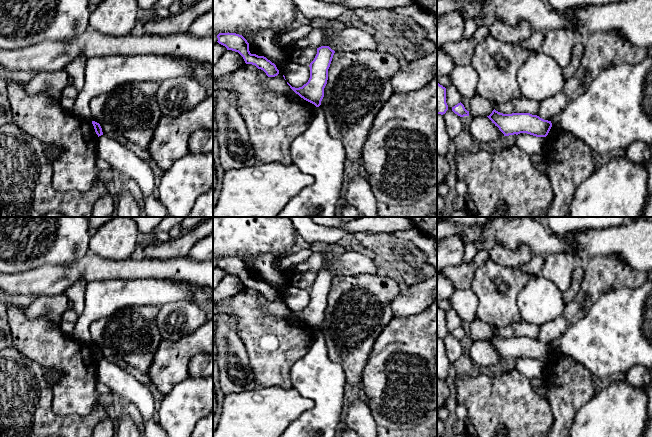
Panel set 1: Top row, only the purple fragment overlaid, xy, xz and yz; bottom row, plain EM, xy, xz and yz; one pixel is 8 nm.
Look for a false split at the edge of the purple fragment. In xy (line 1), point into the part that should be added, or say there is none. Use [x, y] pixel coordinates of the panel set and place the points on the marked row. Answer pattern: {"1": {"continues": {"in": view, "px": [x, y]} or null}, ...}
{"1": {"continues": null}}

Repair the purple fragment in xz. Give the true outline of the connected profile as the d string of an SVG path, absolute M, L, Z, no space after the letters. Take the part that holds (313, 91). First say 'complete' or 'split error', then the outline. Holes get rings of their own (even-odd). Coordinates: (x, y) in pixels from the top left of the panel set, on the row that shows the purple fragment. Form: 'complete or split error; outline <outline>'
complete; outline M321 46L321 47L317 48L317 54L314 58L314 60L309 65L310 78L309 78L308 82L299 88L292 87L287 82L287 84L296 94L298 94L304 100L314 104L316 107L319 107L321 105L321 101L324 97L324 88L325 88L325 86L327 84L327 80L328 80L328 69L330 67L334 53L335 53L335 51L332 50L329 46Z

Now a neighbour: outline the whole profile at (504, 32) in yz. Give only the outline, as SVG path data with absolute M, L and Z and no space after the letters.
M496 19L489 27L489 34L504 43L518 43L526 40L532 33L532 28L526 21L520 21L512 26Z

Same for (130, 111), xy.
M152 81L129 82L107 94L94 97L90 101L92 121L100 124L103 135L113 139L122 137L147 151L162 116L156 100L159 86L160 83Z

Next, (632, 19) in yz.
M437 0L437 18L456 10L462 12L466 21L477 17L484 19L494 16L512 26L520 21L526 21L532 30L544 33L565 27L578 34L616 32L636 47L652 48L652 0L624 0L619 3L582 7L574 14L557 12L542 0Z

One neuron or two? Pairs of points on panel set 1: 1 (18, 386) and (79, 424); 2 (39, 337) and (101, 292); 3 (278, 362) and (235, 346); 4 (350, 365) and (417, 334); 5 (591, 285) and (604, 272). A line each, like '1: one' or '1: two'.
1: one
2: two
3: two
4: two
5: one

